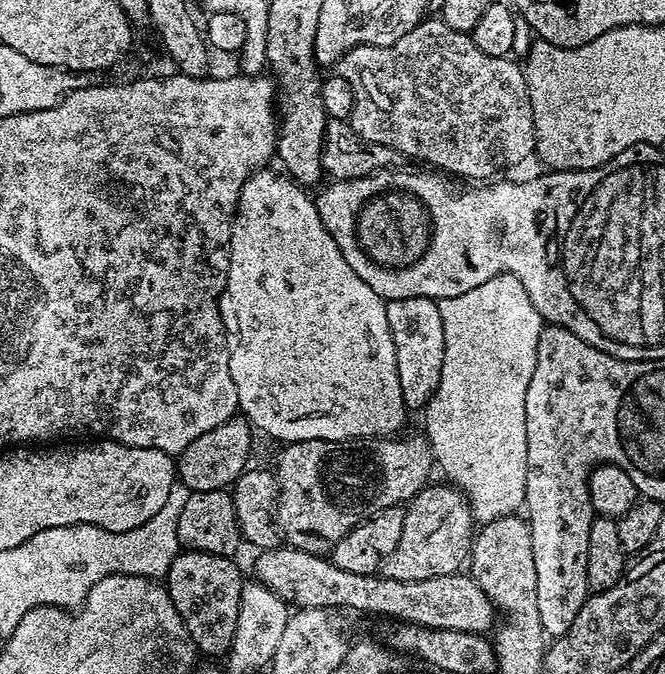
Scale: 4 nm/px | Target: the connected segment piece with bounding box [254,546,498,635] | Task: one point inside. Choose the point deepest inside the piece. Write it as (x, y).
(456, 602)

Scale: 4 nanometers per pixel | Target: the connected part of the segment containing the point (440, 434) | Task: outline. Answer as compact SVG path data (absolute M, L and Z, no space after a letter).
M508 272L466 290L454 298L439 301L442 334L446 334L446 350L442 358L442 378L434 398L423 409L423 435L432 450L435 467L444 471L443 479L457 487L472 507L473 521L481 525L503 516L519 513L526 494L526 390L534 378L534 362L538 358L538 338L542 321L534 302L526 294L526 286Z

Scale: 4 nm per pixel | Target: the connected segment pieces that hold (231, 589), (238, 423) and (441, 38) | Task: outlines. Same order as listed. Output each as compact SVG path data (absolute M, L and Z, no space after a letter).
M191 550L181 551L174 558L166 577L166 587L190 638L196 644L201 653L208 656L223 657L230 650L234 642L234 626L238 626L238 602L240 601L240 568L235 559L210 554L209 552L193 552Z
M233 418L222 422L222 426L214 426L214 430L206 430L202 438L194 438L194 442L190 442L190 446L178 454L176 475L179 483L185 484L189 493L227 489L235 484L237 478L249 467L252 436L254 429L243 418Z
M425 18L425 19L423 19L423 20L421 20L421 21L420 21L420 24L419 24L419 25L418 25L418 26L414 26L414 30L410 30L410 34L402 34L402 38L398 38L398 42L394 42L394 43L393 43L393 44L391 44L391 45L390 45L390 46L358 46L358 47L357 47L357 48L351 48L351 50L350 50L350 51L348 51L348 52L347 52L347 54L346 54L346 55L345 55L345 56L342 56L342 57L340 57L340 62L339 62L339 65L338 65L338 75L340 75L340 76L341 76L341 77L342 77L342 78L346 78L346 79L347 79L347 80L348 80L348 81L349 81L349 82L350 82L350 86L351 86L351 87L352 87L352 89L353 89L353 90L354 90L354 110L353 110L353 111L352 111L352 115L351 115L351 117L350 117L350 123L351 123L351 126L352 126L352 128L353 128L353 130L355 130L355 132L356 132L356 133L358 133L358 135L360 135L360 136L361 136L361 137L362 137L362 138L366 138L366 142L378 142L378 146L390 146L390 147L391 147L391 148L393 148L393 150L394 150L394 151L396 151L396 152L399 152L399 153L400 153L400 155L401 155L401 157L404 157L404 158L408 158L408 156L413 156L413 158L414 158L414 159L416 159L416 160L421 160L421 162L422 162L422 163L424 163L424 164L421 164L421 165L424 165L424 166L431 166L431 167L432 167L432 168L433 168L433 169L436 169L436 170L439 170L439 171L440 171L440 172L441 172L441 173L444 173L444 174L451 174L451 175L452 175L452 176L453 176L453 177L456 177L456 176L465 176L465 178L466 178L466 179L468 179L468 180L465 180L465 181L468 181L468 182L488 182L488 181L491 181L491 180L492 180L492 179L493 179L493 178L496 178L496 177L499 177L499 176L500 176L500 175L501 175L501 174L504 174L504 173L500 173L500 174L499 174L499 172L504 172L504 171L506 171L506 170L507 170L507 168L512 168L512 167L514 167L514 166L515 166L515 164L520 164L520 163L522 163L522 162L523 162L523 160L528 160L528 159L530 159L530 158L531 158L531 159L533 159L533 156L534 156L534 153L535 153L535 151L536 151L536 127L535 127L535 126L534 126L534 110L533 110L533 109L532 109L532 107L531 107L531 106L530 106L530 90L529 90L529 89L528 89L528 87L527 87L527 86L526 86L526 78L525 78L525 77L524 77L524 68L523 68L523 67L521 67L521 65L519 65L519 66L518 66L518 65L516 65L516 64L515 64L515 62L514 62L514 61L512 61L512 58L509 58L509 57L508 57L508 56L495 56L495 55L494 55L494 54L482 54L482 50L478 50L478 46L474 46L474 42L473 42L473 41L472 41L472 37L471 37L471 35L469 35L469 33L459 33L459 32L458 32L458 30L452 30L452 29L450 29L450 28L449 28L449 26L446 26L446 22L444 22L444 21L443 21L443 20L442 20L442 19L439 19L439 18Z

